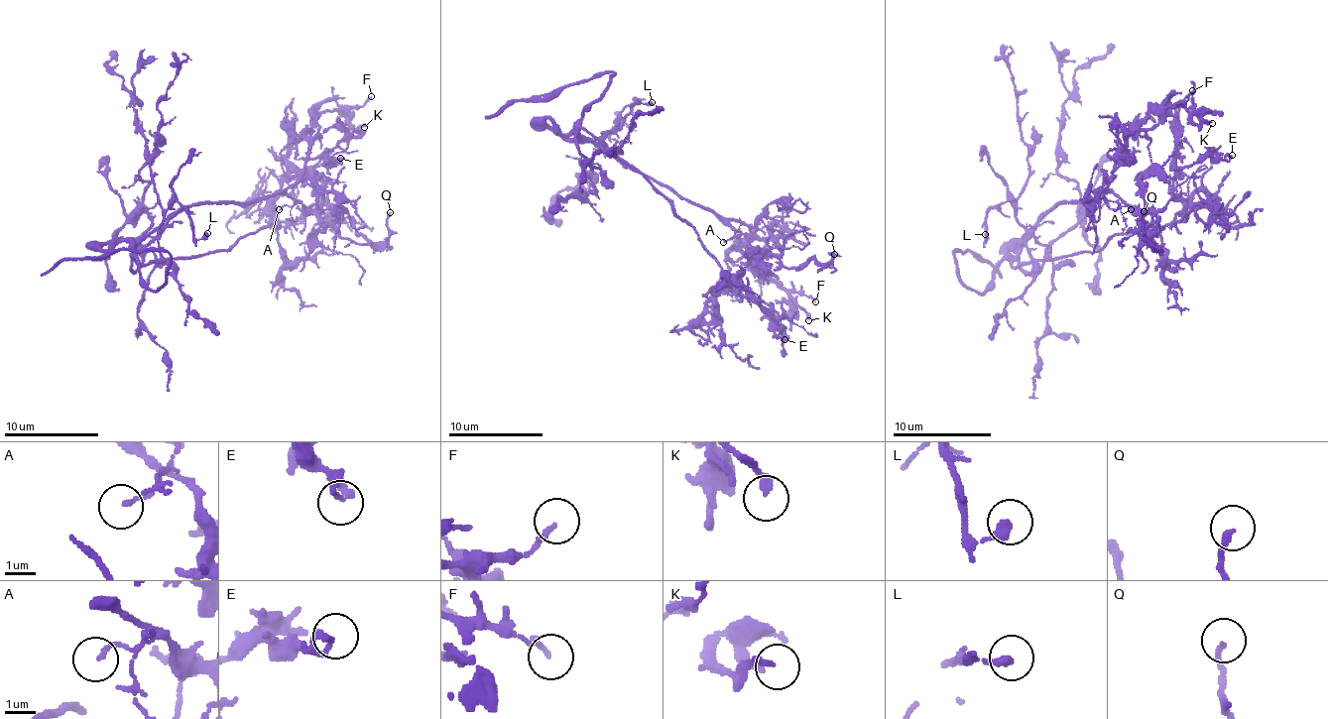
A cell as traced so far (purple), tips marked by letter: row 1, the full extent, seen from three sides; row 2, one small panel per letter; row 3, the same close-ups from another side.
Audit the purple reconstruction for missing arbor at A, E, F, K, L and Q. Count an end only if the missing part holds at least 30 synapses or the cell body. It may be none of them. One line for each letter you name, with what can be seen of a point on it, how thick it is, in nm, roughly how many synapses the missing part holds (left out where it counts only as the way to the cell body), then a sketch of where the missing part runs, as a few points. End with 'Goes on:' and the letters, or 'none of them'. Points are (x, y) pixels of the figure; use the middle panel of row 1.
Goes on: none of them

